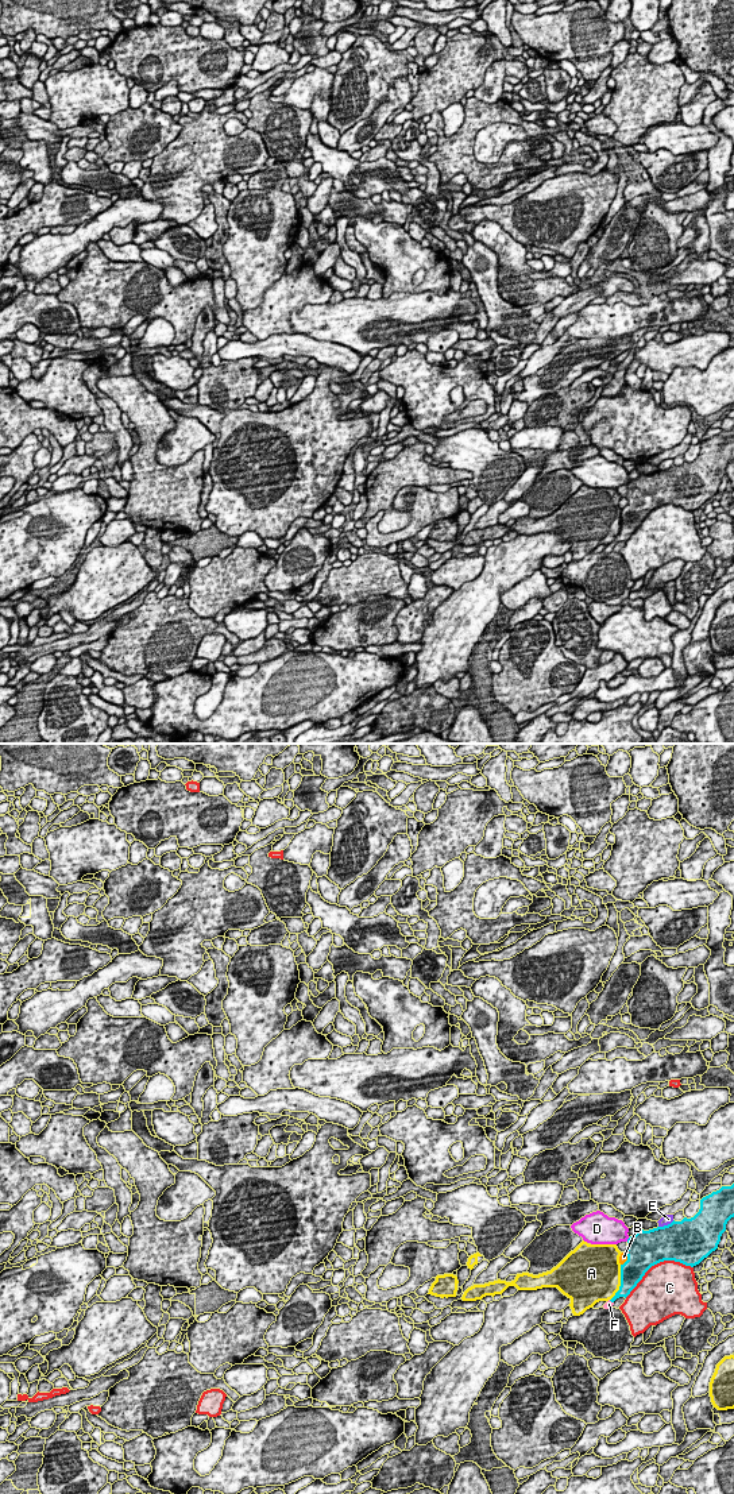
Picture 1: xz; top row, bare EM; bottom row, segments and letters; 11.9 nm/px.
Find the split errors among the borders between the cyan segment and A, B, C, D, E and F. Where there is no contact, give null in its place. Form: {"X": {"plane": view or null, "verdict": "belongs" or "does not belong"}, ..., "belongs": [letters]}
{"A": {"plane": "xz", "verdict": "does not belong"}, "B": {"plane": "xz", "verdict": "does not belong"}, "C": {"plane": "xz", "verdict": "does not belong"}, "D": {"plane": "xz", "verdict": "does not belong"}, "E": {"plane": "xz", "verdict": "does not belong"}, "F": {"plane": "xz", "verdict": "belongs"}, "belongs": ["F"]}

